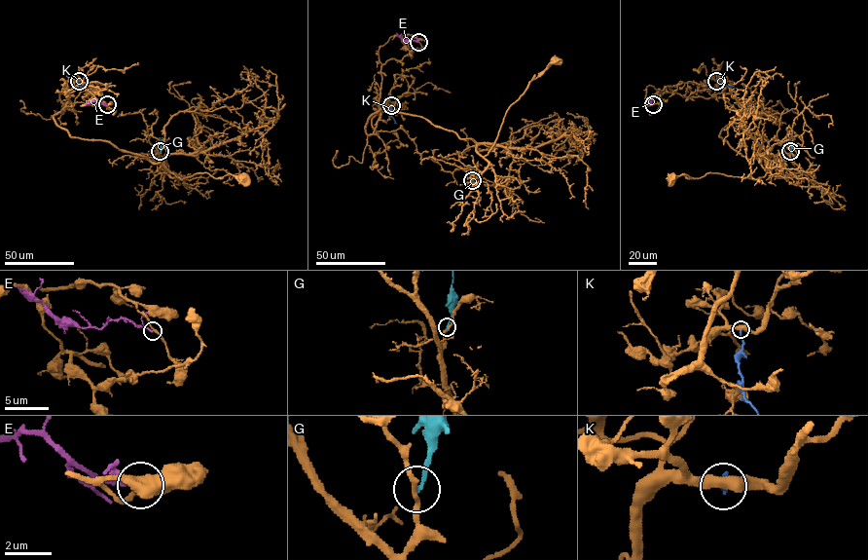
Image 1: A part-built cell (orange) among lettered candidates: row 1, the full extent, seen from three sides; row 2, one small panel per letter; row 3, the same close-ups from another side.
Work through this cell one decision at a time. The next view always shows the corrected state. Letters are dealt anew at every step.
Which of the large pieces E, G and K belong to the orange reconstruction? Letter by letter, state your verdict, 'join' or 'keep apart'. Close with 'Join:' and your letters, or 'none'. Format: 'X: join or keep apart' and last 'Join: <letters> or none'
E: keep apart
G: keep apart
K: keep apart
Join: none

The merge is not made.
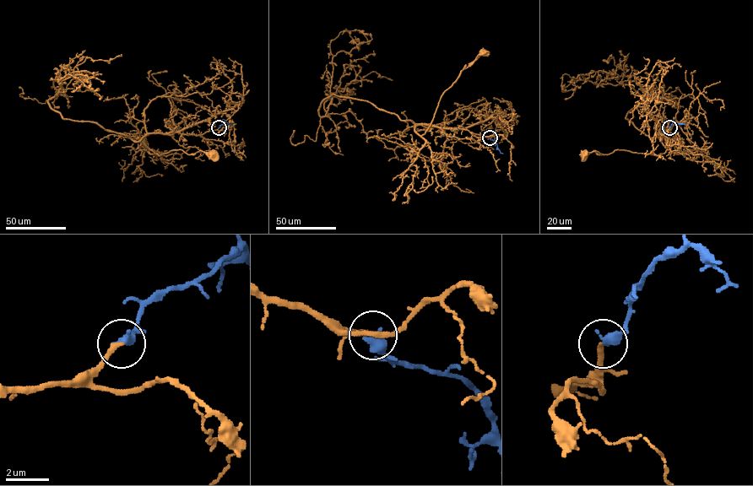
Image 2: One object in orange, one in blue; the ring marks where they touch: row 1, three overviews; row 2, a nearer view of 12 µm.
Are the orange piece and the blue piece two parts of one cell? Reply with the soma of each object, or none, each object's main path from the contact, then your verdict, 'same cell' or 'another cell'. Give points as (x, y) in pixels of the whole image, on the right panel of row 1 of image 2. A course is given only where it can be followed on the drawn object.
cell body of orange at (584, 154); no cell body on blue; orange runs (669, 127), (663, 135), (656, 133), (667, 150), (658, 155), (615, 149), (608, 154), (593, 151), (584, 154); blue runs (669, 127), (674, 122), (685, 125); same cell

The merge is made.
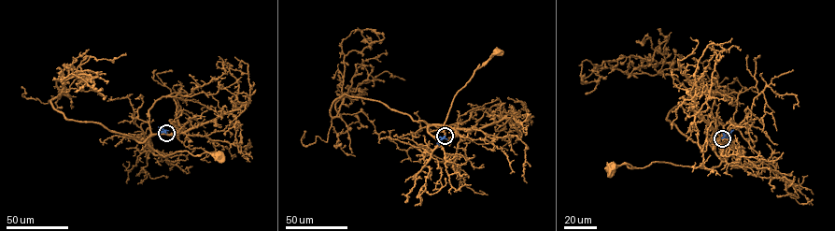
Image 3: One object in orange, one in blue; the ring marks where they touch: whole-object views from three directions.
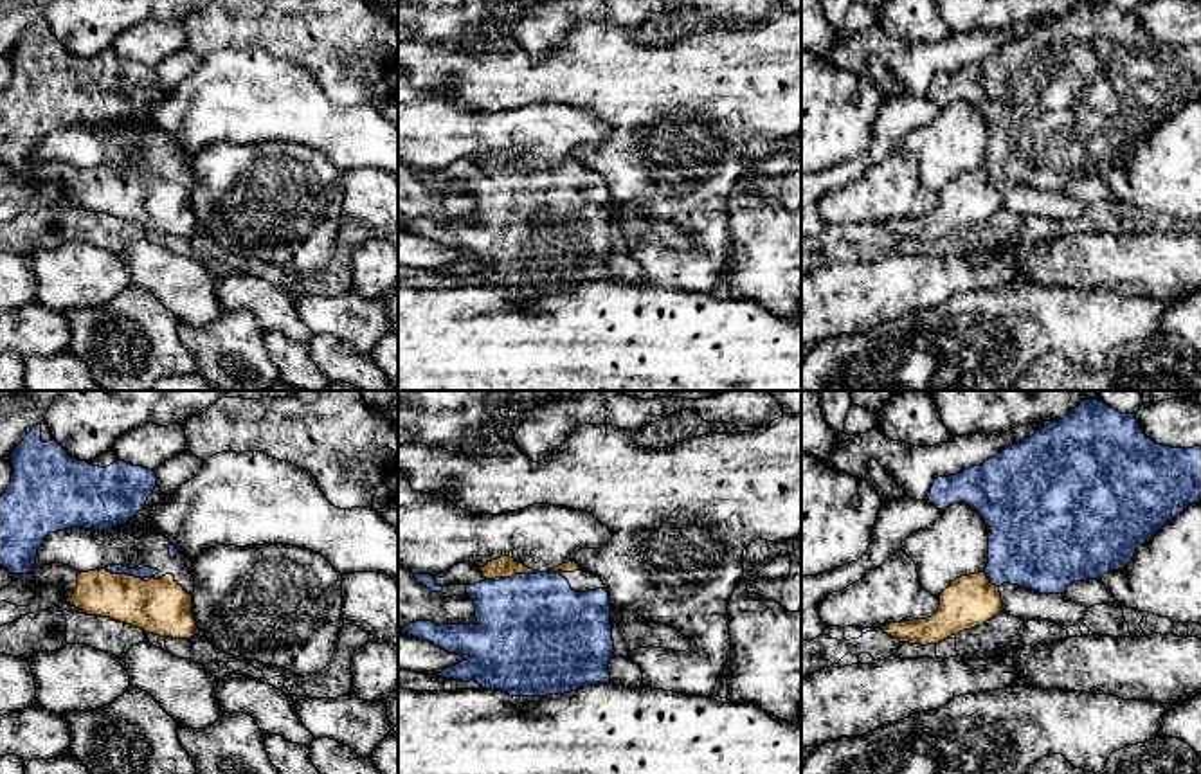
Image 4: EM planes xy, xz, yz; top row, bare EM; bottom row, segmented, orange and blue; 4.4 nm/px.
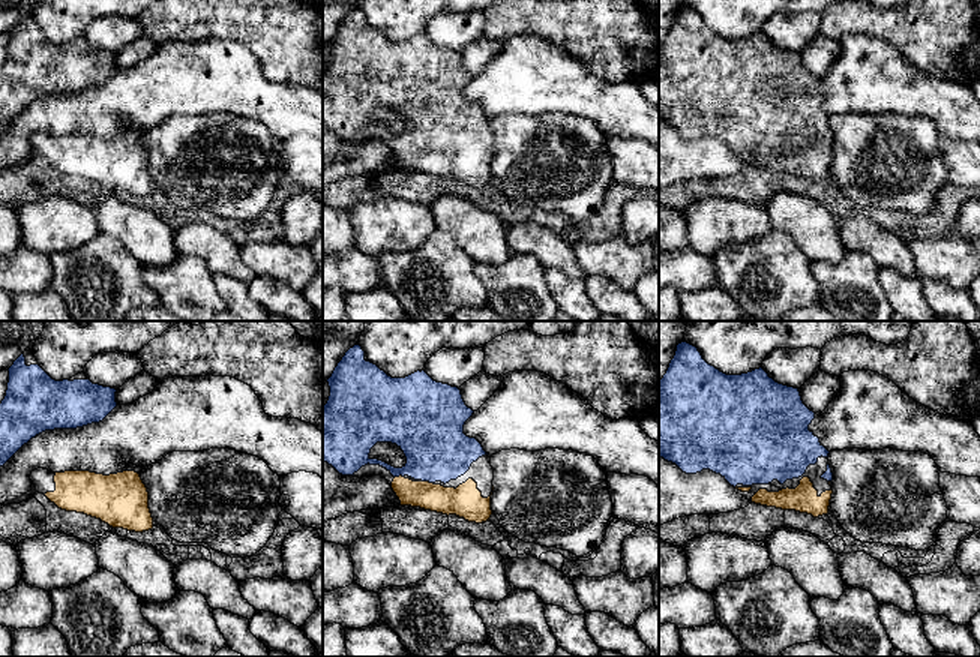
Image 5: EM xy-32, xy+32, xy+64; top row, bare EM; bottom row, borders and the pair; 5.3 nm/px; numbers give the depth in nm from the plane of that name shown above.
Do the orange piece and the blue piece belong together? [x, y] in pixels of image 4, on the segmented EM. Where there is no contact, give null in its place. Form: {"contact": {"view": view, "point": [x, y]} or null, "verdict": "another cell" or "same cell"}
{"contact": {"view": "xy", "point": [123, 575]}, "verdict": "same cell"}

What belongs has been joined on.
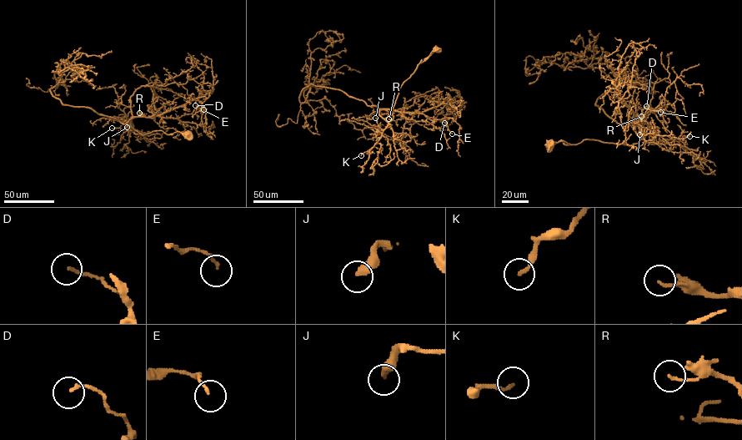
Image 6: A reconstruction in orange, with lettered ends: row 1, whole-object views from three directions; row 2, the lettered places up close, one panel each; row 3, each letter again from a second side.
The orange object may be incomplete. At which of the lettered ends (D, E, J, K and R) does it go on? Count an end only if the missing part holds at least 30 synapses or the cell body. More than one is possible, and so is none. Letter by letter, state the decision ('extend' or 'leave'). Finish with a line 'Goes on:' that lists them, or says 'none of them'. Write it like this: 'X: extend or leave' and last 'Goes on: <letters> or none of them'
D: leave
E: leave
J: extend
K: extend
R: leave
Goes on: J, K

